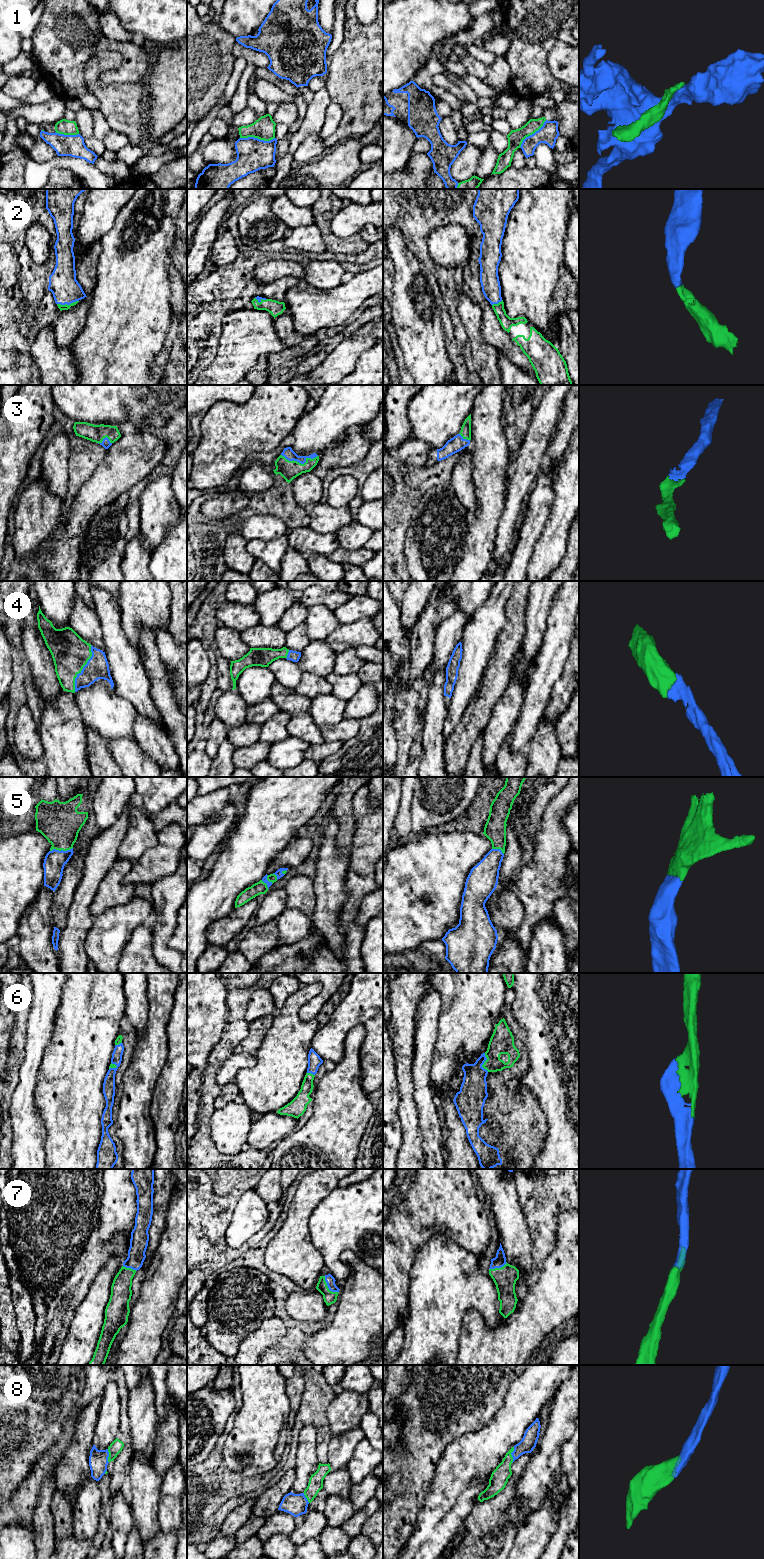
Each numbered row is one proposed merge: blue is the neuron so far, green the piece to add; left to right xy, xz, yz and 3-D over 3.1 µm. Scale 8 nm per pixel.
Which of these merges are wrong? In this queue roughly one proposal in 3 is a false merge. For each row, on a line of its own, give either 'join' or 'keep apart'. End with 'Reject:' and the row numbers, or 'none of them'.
1: keep apart
2: join
3: join
4: join
5: join
6: join
7: join
8: join
Reject: 1

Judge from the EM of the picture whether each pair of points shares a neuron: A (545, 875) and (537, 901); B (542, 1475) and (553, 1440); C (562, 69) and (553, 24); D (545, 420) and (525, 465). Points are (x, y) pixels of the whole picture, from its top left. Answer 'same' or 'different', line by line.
A: same
B: same
C: different
D: same

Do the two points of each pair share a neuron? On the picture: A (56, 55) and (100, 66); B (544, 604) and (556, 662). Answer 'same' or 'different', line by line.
A: different
B: different

